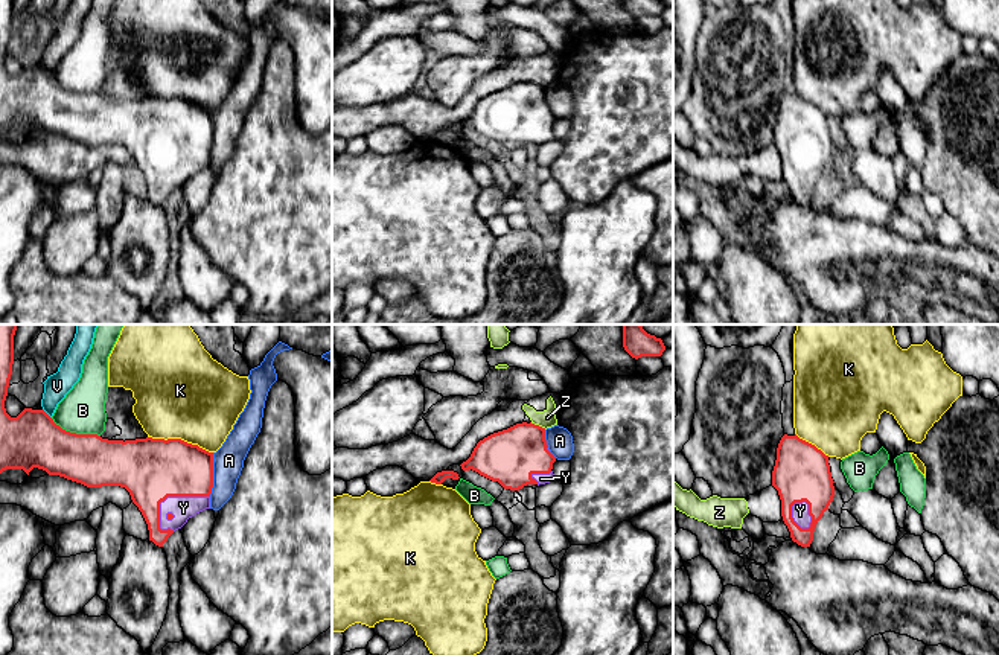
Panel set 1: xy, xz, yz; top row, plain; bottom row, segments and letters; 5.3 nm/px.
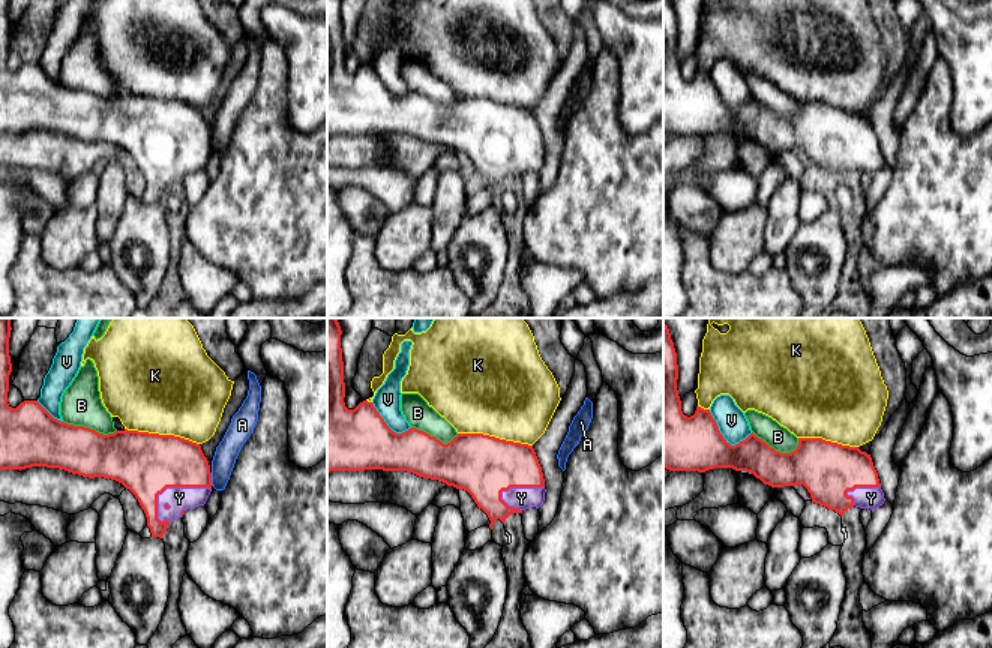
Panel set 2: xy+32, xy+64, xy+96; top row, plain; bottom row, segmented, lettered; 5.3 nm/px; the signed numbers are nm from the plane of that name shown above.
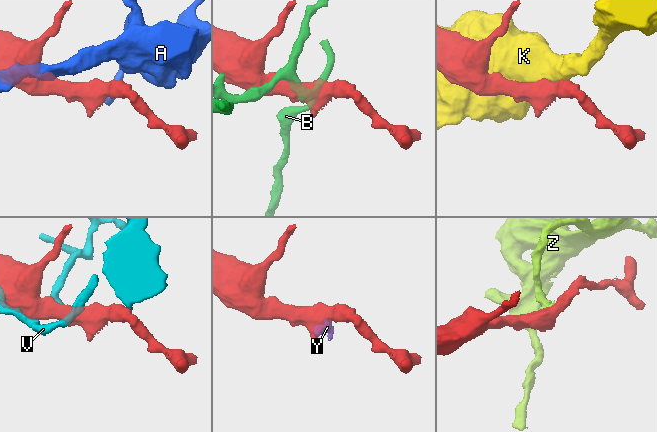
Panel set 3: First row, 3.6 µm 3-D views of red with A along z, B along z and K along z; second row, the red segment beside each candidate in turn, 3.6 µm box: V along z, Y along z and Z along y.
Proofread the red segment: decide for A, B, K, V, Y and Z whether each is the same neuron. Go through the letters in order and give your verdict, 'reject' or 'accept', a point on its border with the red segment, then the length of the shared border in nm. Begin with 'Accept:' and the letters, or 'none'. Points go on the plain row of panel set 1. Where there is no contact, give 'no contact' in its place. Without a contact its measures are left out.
Accept: Y
A: reject | xy (212, 133) | 240 nm
B: reject | xy (75, 92) | 280 nm
K: reject | xy (180, 98) | 360 nm
V: reject | xy (46, 72) | 70 nm
Y: accept | xy (172, 154) | 320 nm
Z: reject | xz (538, 84) | 90 nm

